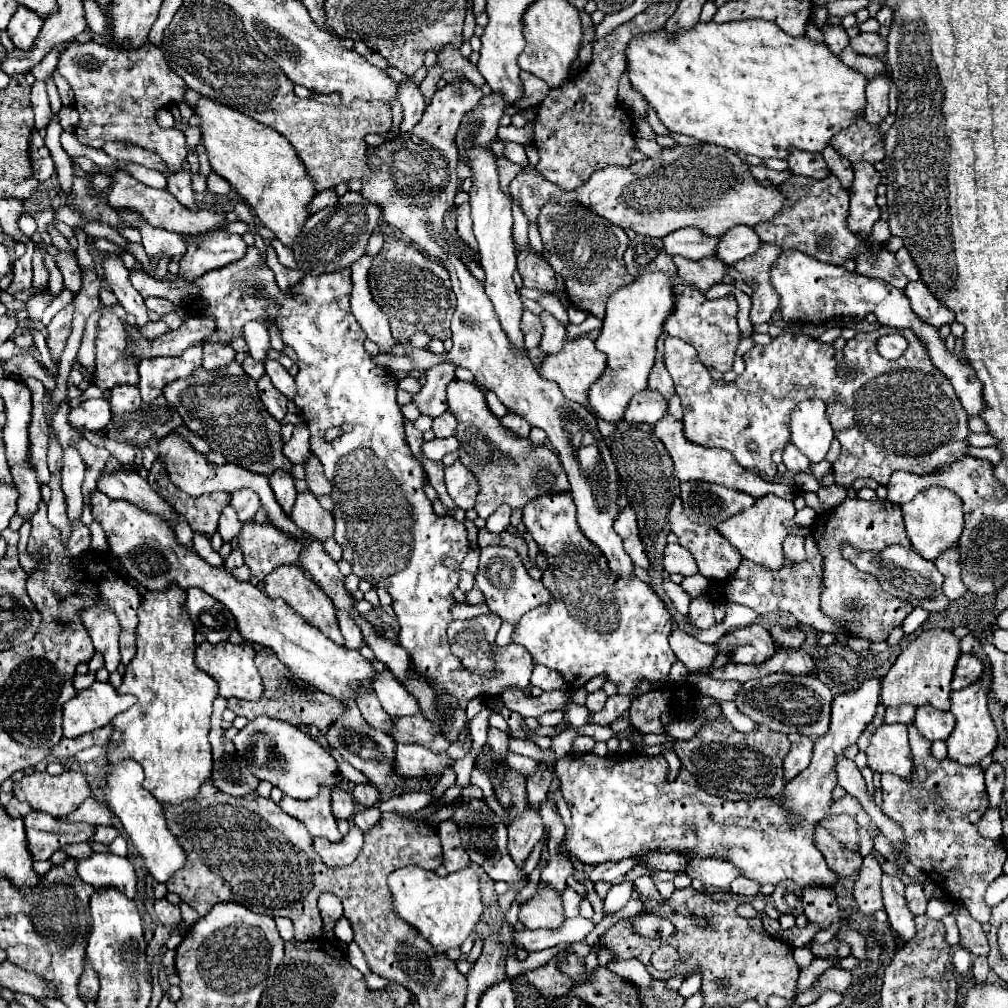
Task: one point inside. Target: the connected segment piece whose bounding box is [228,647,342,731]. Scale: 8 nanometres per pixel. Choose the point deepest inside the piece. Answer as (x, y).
(285, 697)

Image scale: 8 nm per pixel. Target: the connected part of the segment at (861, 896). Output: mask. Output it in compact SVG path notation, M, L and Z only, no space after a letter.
M866 855L852 891L852 897L856 901L856 911L864 917L872 919L874 913L884 907L880 879L882 879L882 867L878 859L874 855Z

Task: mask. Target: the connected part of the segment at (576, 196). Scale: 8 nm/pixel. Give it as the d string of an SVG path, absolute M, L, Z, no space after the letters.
M708 143L700 147L676 145L672 151L662 151L632 167L598 169L590 181L572 191L562 191L536 169L522 169L510 183L510 195L520 201L528 223L538 221L538 213L546 203L578 203L624 231L634 229L636 233L650 237L662 237L682 227L696 227L704 235L718 237L734 225L752 227L762 219L772 219L776 211L782 211L784 203L776 187L762 187L750 175L742 157Z

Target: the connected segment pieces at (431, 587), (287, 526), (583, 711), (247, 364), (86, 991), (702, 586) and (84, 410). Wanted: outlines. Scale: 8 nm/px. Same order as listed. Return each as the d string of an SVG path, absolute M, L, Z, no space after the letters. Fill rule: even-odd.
M248 247L246 255L230 265L224 265L216 271L208 271L206 275L194 279L194 283L200 287L198 299L202 301L202 307L196 307L192 303L190 311L192 315L212 315L216 319L216 329L210 337L204 341L188 347L180 357L174 359L142 359L138 363L138 375L140 375L140 393L142 401L148 404L162 393L162 387L174 379L190 377L194 369L202 365L202 345L204 343L230 343L236 337L242 337L242 327L246 321L260 321L266 325L266 321L274 321L284 345L292 347L298 355L298 375L296 375L296 397L294 403L302 411L304 423L310 431L310 449L324 465L324 473L328 481L332 483L332 501L336 505L334 519L334 539L342 547L342 559L346 559L352 565L352 573L372 583L376 589L386 589L392 597L392 609L400 623L398 633L398 645L406 649L410 657L412 671L420 677L424 677L432 689L438 693L438 711L442 717L450 717L452 707L466 708L470 699L481 698L485 702L500 695L504 687L516 687L526 689L530 685L530 675L534 669L534 663L530 659L530 653L522 645L506 645L506 653L496 653L498 659L498 675L490 679L478 679L478 675L470 675L462 671L462 663L450 655L450 645L446 639L446 623L452 621L450 617L450 605L454 601L452 589L458 587L460 573L448 571L440 561L444 557L454 557L458 561L464 559L464 555L470 551L466 529L456 519L444 515L438 517L432 509L430 499L424 493L424 469L422 463L410 455L410 447L404 439L402 431L402 413L396 403L397 383L392 371L378 367L370 353L364 349L366 333L362 331L360 323L354 319L350 311L350 293L352 293L352 281L350 281L350 269L342 269L336 273L308 273L298 285L290 289L290 293L284 293L270 267L262 263L260 249ZM334 421L348 421L352 423L352 431L344 433L336 441L324 441L326 429L334 427Z
M170 433L166 435L164 439L160 439L158 443L158 455L160 459L166 463L166 471L170 475L170 481L182 489L184 493L192 495L192 497L200 497L204 493L210 493L210 491L226 491L226 493L234 493L242 487L246 489L252 489L260 495L262 499L262 505L268 513L268 521L272 521L276 527L280 527L282 531L286 531L288 535L294 535L298 539L304 539L304 531L298 531L298 527L294 527L294 521L288 519L286 515L282 515L278 503L274 503L274 493L270 491L270 485L268 485L268 477L266 475L258 475L258 473L252 473L252 471L246 471L244 467L236 465L236 463L224 463L224 465L216 465L216 463L210 463L202 453L196 453L192 449L190 443L184 441L184 437L180 433Z
M570 701L570 709L568 709L568 719L570 719L570 725L576 725L576 727L582 727L586 721L588 721L588 715L590 711L586 707L580 707L576 703Z
M248 355L246 361L242 363L242 369L244 369L244 373L246 373L250 379L254 379L254 381L258 381L258 379L264 375L264 363L252 359L250 355Z
M90 961L84 963L84 973L82 973L82 977L80 977L78 991L80 991L80 995L82 995L84 1001L94 1001L96 995L98 995L98 975L96 975L96 971L92 969Z
M692 575L692 577L686 577L684 581L682 581L682 589L686 591L686 595L690 597L690 599L696 599L696 597L700 597L700 595L704 595L704 591L706 591L706 587L710 585L710 581L704 577L704 575Z
M88 399L70 409L68 423L74 429L100 431L110 421L110 403L106 399Z

